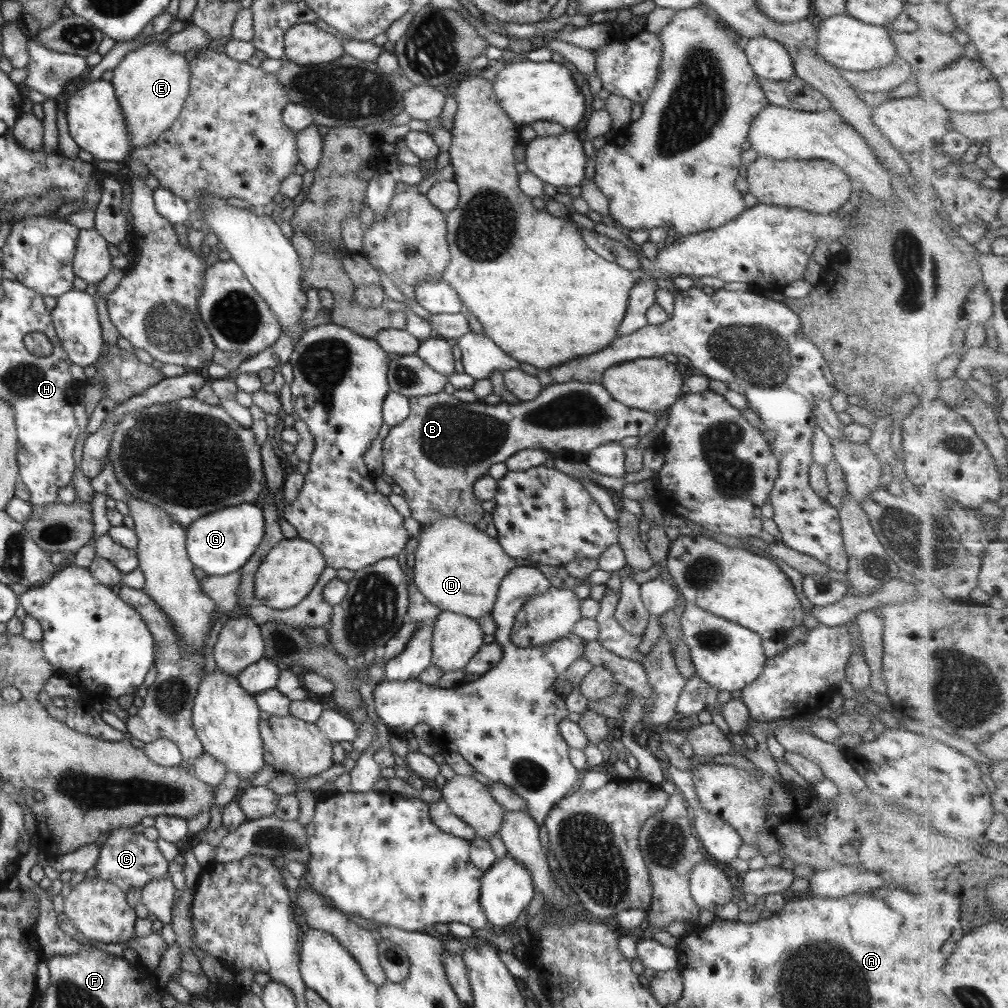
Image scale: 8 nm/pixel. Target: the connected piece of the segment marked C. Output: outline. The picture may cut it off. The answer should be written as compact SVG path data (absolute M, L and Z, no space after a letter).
M131 827L113 828L108 831L105 842L99 847L97 863L94 865L95 877L117 886L123 893L131 889L143 888L151 879L167 875L168 863L160 854L156 841L151 841L142 833L134 833Z

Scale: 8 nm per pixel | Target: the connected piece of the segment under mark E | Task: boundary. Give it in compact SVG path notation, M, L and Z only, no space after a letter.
M155 40L127 52L112 72L110 83L125 120L132 150L152 144L159 134L171 127L188 98L188 61L181 53L169 51L163 41Z

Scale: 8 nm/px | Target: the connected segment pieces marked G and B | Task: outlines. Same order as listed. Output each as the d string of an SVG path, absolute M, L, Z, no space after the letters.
M241 503L193 520L185 530L187 558L206 576L224 576L239 571L253 554L264 534L264 518L258 503Z
M569 381L543 387L539 394L524 403L485 404L461 402L452 394L435 392L421 396L409 396L409 414L403 422L391 426L382 442L382 472L395 484L395 490L402 494L410 517L420 526L429 526L437 518L449 516L461 522L475 524L483 517L480 501L473 496L472 486L477 478L487 474L487 468L495 462L505 462L518 450L542 450L552 458L565 462L580 460L590 450L606 442L623 440L627 436L645 436L656 423L653 413L625 406L611 398L600 384Z

